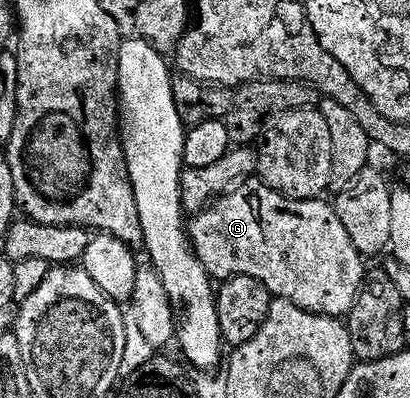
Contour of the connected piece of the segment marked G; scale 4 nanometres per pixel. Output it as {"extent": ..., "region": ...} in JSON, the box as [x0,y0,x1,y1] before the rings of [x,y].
{"extent":[187,177,366,317],"region":[[[253,177],[212,200],[203,211],[195,212],[187,224],[188,237],[213,280],[223,281],[239,275],[254,277],[254,281],[266,285],[273,297],[290,301],[298,309],[315,315],[344,317],[352,310],[364,283],[366,259],[354,249],[354,241],[350,241],[350,233],[346,233],[346,225],[342,225],[335,206],[324,202],[323,198],[288,199]]]}

